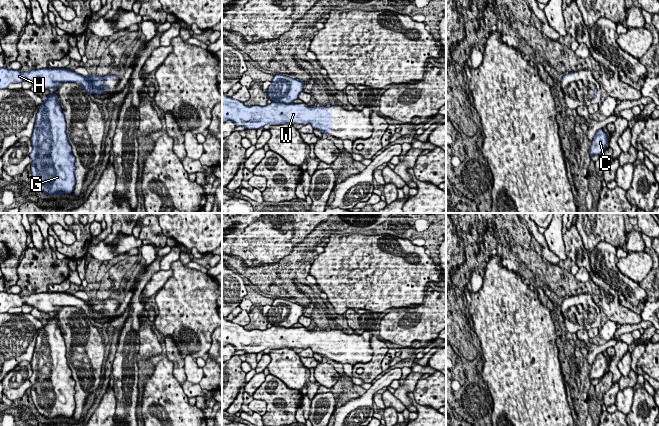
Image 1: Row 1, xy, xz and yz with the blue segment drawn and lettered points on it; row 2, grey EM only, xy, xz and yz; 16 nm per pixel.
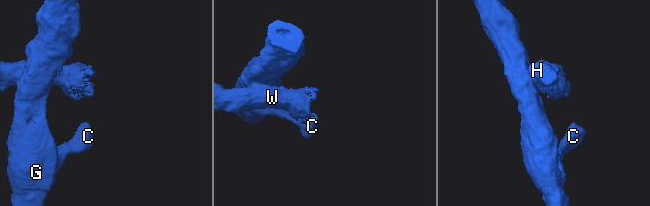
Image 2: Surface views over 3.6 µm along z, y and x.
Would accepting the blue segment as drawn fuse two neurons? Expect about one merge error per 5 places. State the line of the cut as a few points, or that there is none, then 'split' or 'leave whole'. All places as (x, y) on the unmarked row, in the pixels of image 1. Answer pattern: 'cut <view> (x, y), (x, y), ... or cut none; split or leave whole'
cut none; leave whole

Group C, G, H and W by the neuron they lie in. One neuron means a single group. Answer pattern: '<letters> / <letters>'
C G H W

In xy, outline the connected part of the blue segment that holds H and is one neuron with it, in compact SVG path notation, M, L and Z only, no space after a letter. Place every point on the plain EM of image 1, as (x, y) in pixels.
M2 291L0 292L0 313L6 313L12 307L29 305L40 312L53 313L55 315L62 307L74 306L82 310L87 319L95 316L94 321L100 321L101 318L106 318L109 311L109 308L104 309L102 304L114 305L114 301L110 298L103 301L89 298L85 301L67 292L41 292L28 296L20 296L19 294Z

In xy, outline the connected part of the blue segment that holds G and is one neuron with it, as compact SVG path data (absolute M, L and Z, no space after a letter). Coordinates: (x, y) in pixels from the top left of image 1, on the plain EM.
M58 320L43 321L31 361L31 397L45 419L70 418L75 412L75 380L66 359Z

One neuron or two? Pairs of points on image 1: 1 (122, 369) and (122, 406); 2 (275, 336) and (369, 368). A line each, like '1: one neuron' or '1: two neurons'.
1: one neuron
2: two neurons

